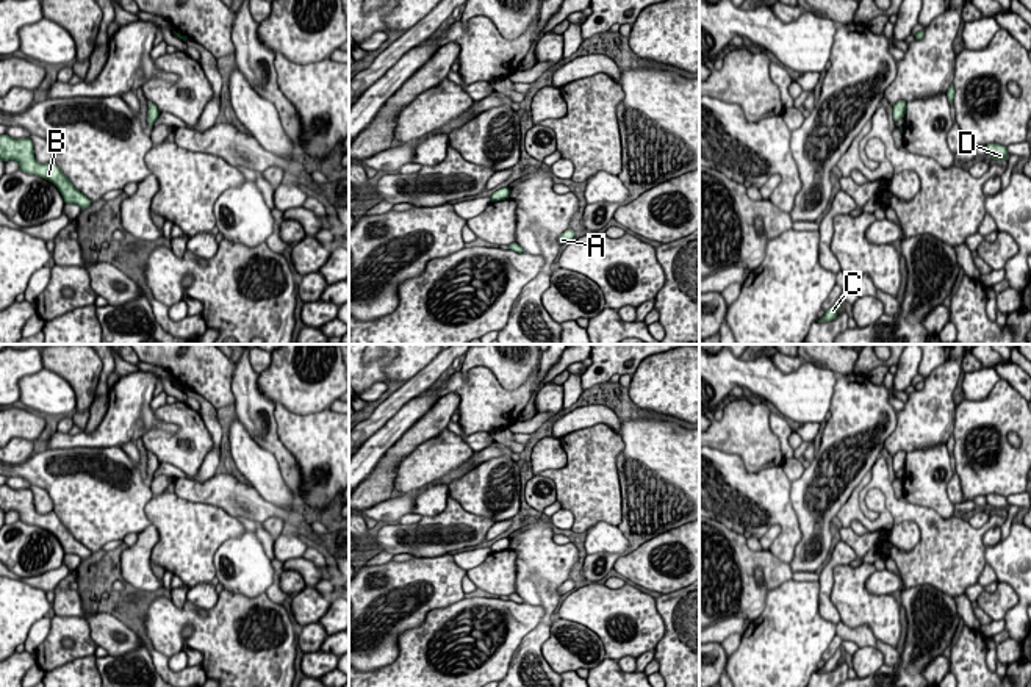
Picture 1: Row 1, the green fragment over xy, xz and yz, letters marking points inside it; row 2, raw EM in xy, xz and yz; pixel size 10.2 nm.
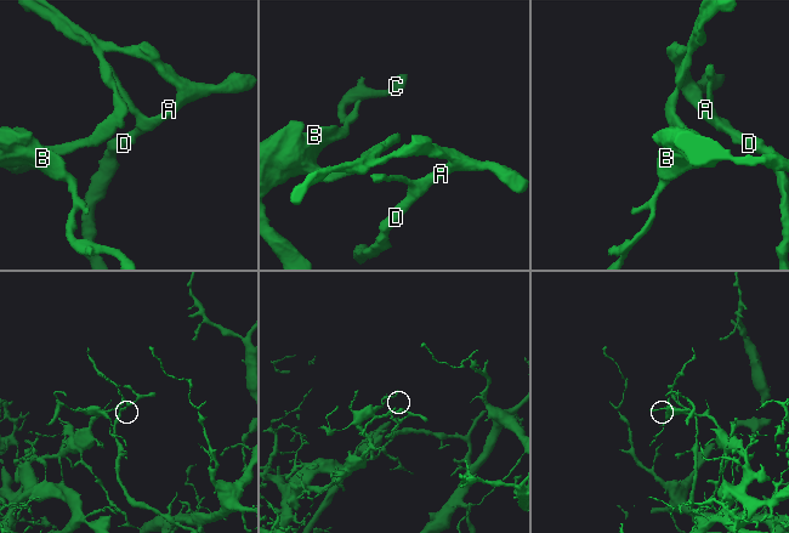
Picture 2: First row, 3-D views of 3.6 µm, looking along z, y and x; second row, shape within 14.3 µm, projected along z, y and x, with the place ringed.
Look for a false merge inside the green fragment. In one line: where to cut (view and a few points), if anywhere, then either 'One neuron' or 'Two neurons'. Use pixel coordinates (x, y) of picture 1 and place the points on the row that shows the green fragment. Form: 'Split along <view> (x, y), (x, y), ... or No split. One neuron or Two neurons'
Split along xy (149, 100), (155, 119). Two neurons

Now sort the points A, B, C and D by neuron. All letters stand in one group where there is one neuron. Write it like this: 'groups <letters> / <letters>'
groups A D / B C

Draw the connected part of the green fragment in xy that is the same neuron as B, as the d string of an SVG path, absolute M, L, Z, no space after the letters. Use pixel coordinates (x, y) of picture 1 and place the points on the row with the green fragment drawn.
M2 135L0 158L5 163L16 160L20 166L19 171L34 174L52 182L61 192L66 203L77 203L81 210L84 210L92 202L69 182L55 161L39 164L34 160L33 141L30 138L14 139L8 135Z

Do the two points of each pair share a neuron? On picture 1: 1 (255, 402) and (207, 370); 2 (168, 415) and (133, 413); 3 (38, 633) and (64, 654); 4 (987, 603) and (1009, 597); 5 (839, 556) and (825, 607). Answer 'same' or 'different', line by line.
1: different
2: different
3: different
4: same
5: same

